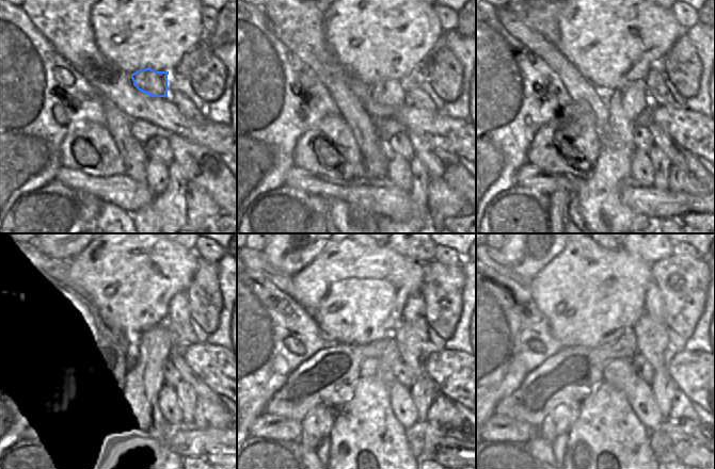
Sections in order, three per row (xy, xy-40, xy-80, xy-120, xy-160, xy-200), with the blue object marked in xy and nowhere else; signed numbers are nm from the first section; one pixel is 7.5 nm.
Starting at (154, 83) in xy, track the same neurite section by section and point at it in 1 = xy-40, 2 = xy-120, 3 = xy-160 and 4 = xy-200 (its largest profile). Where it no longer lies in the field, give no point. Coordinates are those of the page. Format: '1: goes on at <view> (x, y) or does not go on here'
1: goes on at xy-40 (386, 96)
2: goes on at xy-120 (128, 450)
3: goes on at xy-160 (368, 450)
4: goes on at xy-200 (608, 450)

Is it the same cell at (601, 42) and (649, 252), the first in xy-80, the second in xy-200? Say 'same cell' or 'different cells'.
different cells

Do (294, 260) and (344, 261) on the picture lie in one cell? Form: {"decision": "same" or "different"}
{"decision": "different"}

